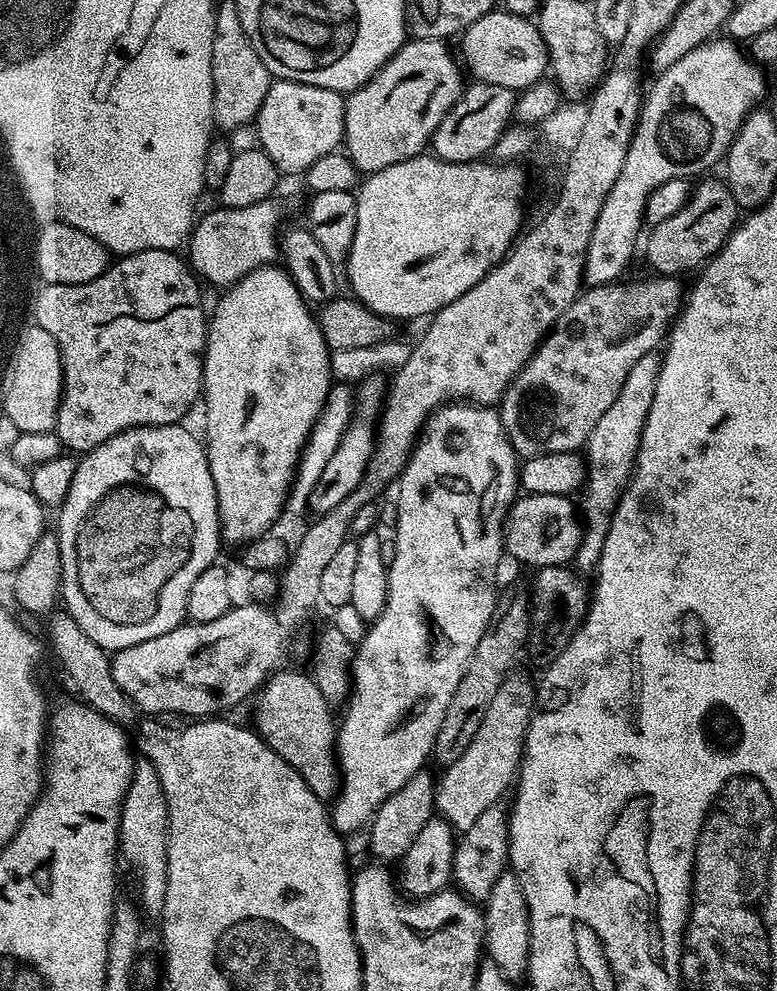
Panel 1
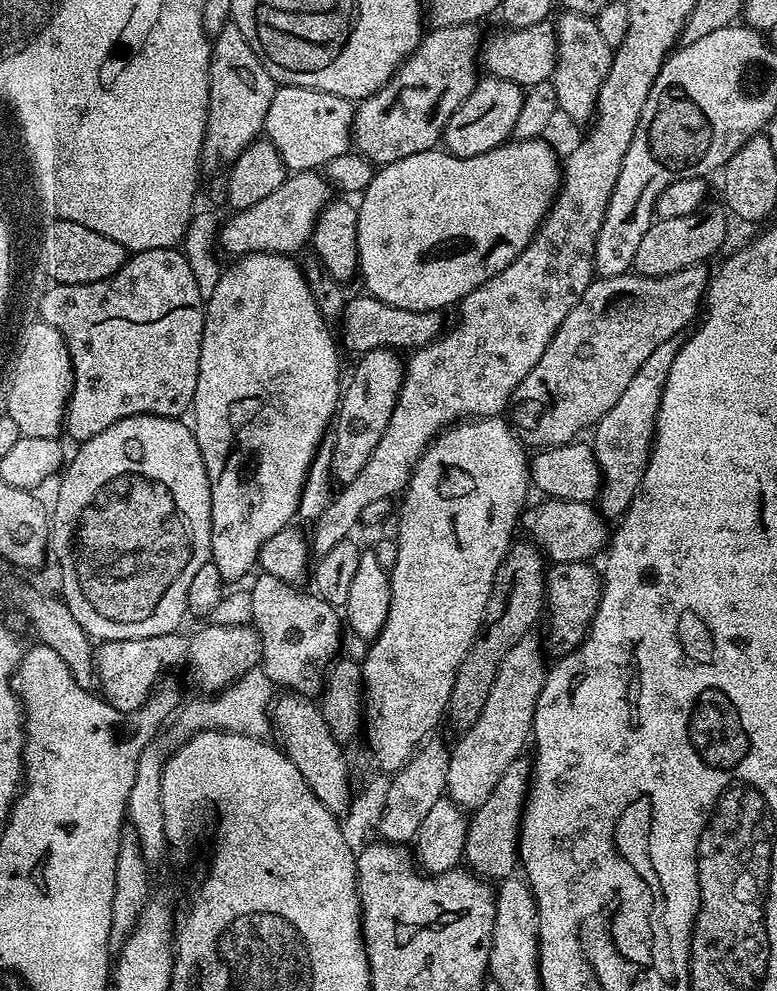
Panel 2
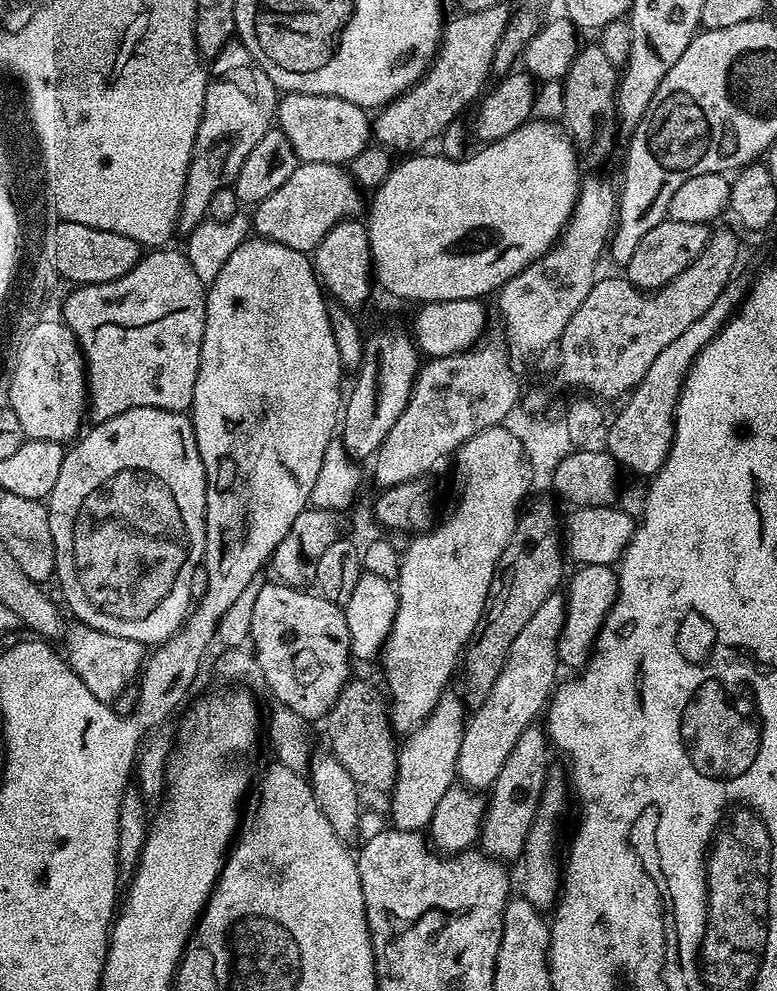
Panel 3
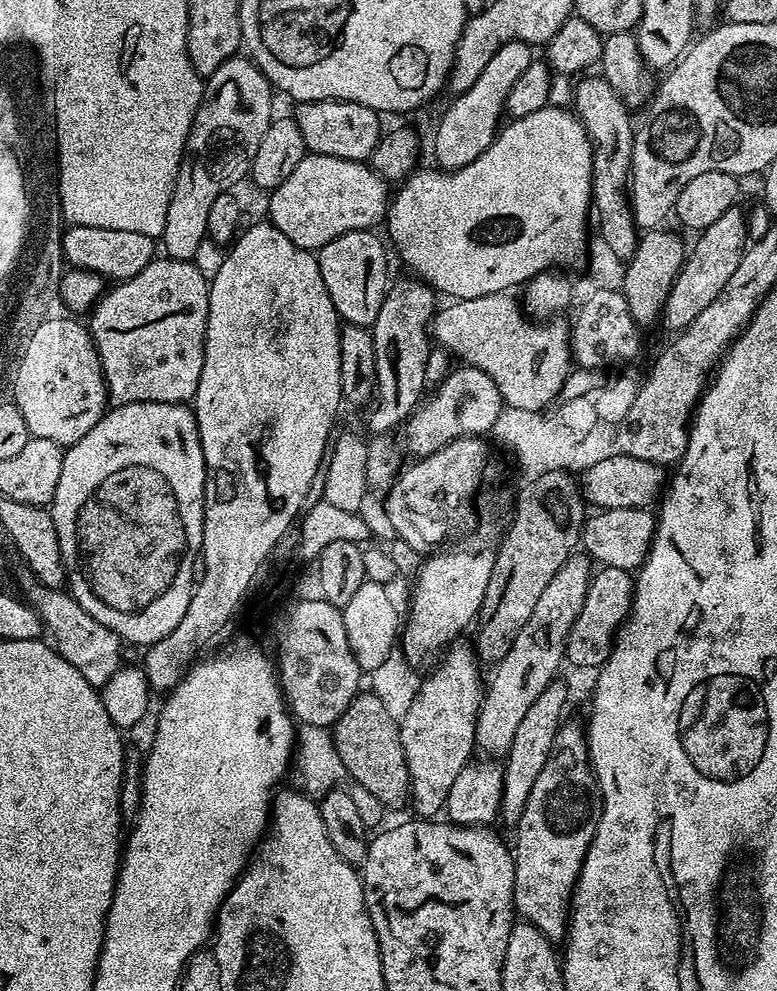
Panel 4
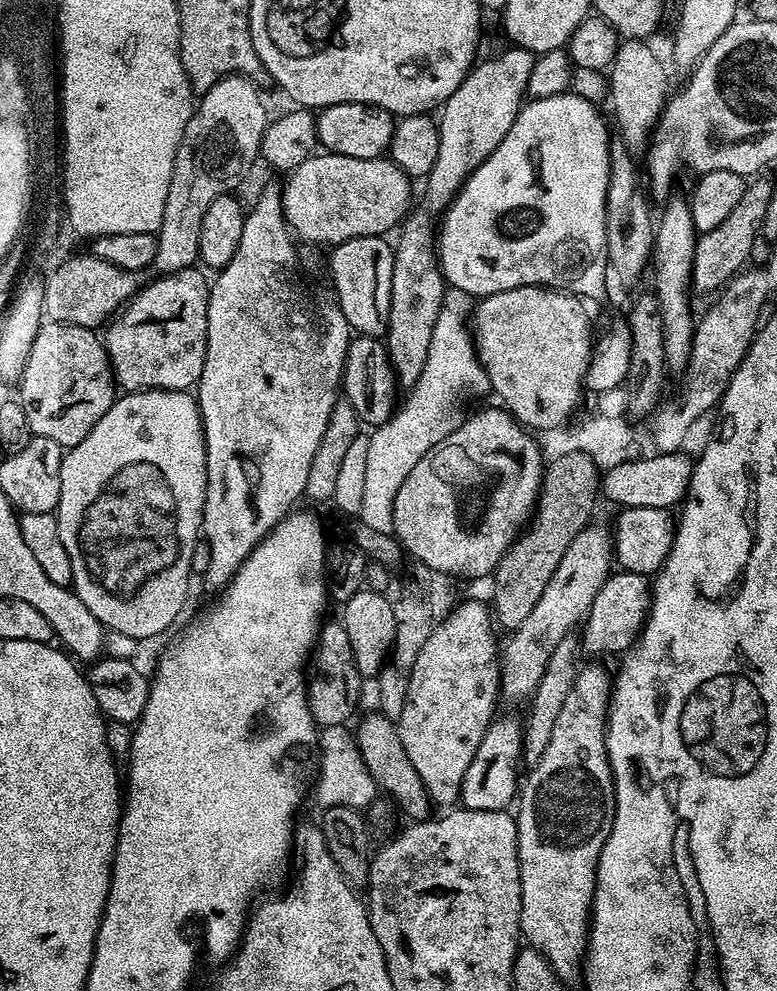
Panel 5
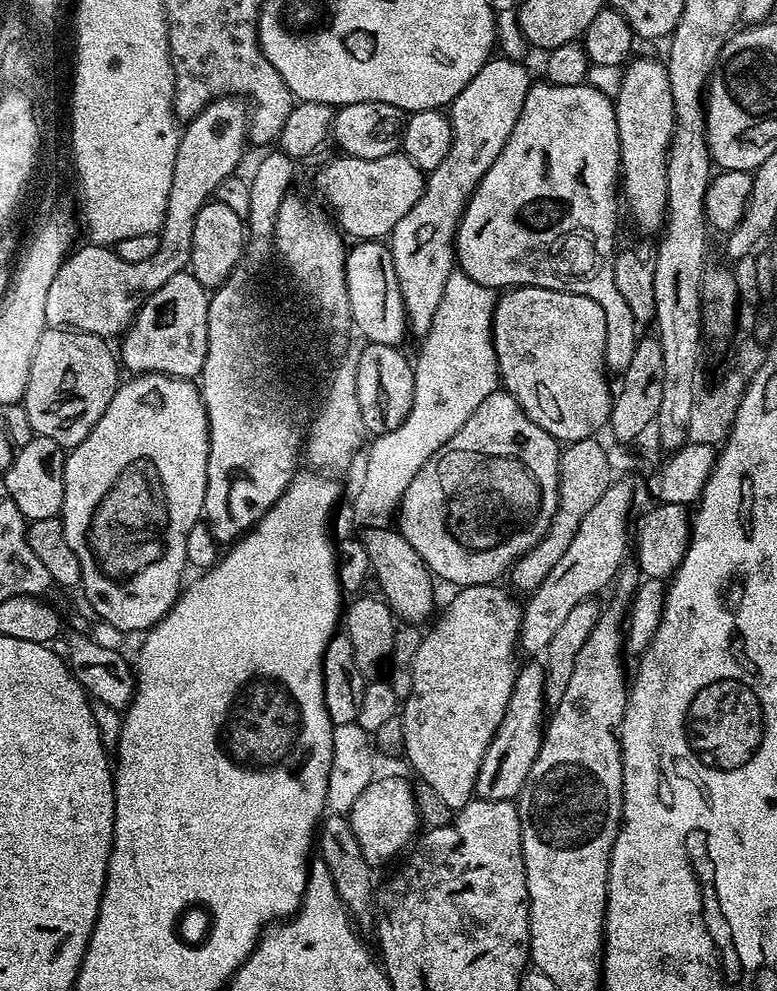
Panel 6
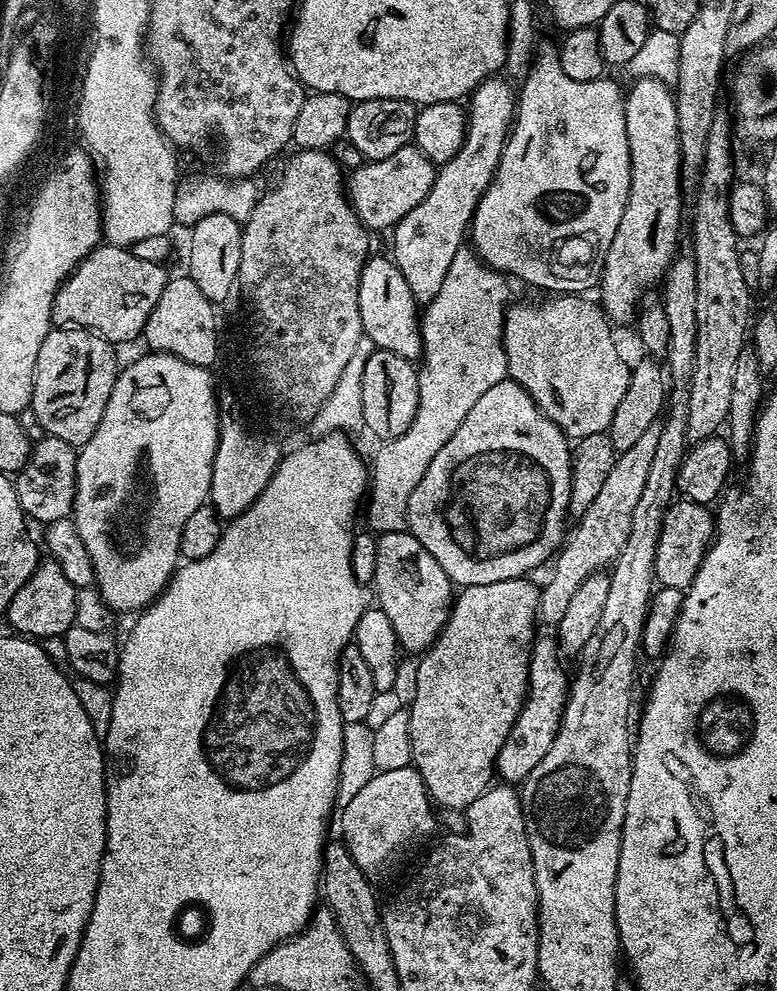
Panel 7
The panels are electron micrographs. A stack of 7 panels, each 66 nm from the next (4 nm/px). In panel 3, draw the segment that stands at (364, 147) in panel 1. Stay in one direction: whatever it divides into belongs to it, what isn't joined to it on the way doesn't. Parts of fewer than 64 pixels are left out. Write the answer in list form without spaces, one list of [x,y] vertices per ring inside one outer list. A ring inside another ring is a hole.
[[[502,2],[486,10],[461,11],[459,15],[447,21],[436,59],[432,61],[424,79],[415,88],[375,113],[374,140],[377,145],[397,153],[404,152],[400,154],[415,153],[435,136],[437,139],[451,124],[457,123],[456,115],[463,108],[471,109],[481,99],[489,83],[488,76],[490,77],[496,44],[507,28],[510,8],[507,3]]]

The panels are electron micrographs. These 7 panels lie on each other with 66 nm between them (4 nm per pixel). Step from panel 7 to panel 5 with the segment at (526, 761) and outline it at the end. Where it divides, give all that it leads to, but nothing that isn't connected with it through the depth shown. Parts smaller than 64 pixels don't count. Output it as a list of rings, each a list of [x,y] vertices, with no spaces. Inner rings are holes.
[[[502,716],[493,719],[492,725],[486,730],[486,734],[478,746],[478,754],[474,754],[474,762],[470,762],[470,766],[466,770],[466,778],[462,778],[459,803],[470,810],[503,812],[517,799],[518,776],[516,780],[516,771],[522,768],[522,724],[517,717],[515,720],[512,716]]]

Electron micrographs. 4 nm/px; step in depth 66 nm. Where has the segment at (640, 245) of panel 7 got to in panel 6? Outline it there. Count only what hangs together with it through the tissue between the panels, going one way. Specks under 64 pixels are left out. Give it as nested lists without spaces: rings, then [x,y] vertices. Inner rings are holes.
[[[648,58],[633,59],[621,73],[620,86],[614,97],[615,118],[620,147],[622,196],[628,199],[632,220],[644,232],[659,233],[668,211],[666,166],[672,131],[676,125],[673,94],[667,67]]]

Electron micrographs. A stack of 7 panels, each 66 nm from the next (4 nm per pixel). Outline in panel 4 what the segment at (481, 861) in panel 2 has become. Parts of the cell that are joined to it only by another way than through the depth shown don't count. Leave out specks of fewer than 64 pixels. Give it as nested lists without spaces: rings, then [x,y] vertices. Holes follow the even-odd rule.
[[[560,678],[551,680],[542,690],[542,694],[534,698],[534,706],[526,710],[518,730],[514,730],[514,742],[510,742],[507,753],[503,757],[504,781],[498,816],[501,821],[504,819],[508,826],[516,825],[522,818],[522,810],[526,810],[526,798],[530,798],[530,789],[534,787],[538,774],[542,774],[542,766],[546,766],[546,758],[550,758],[556,735],[565,719],[564,707],[568,704],[568,688],[562,680]]]

